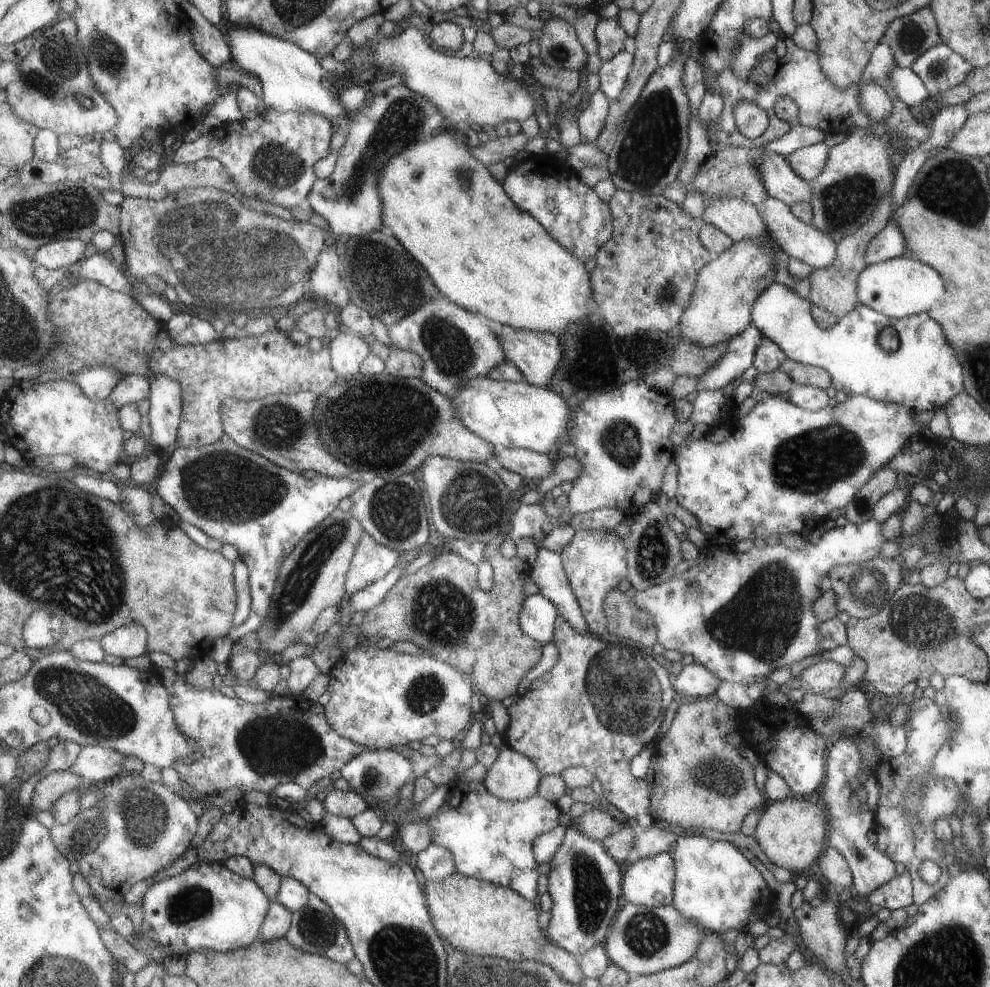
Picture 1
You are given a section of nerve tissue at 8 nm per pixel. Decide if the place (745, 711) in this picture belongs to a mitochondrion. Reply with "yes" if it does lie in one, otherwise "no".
no

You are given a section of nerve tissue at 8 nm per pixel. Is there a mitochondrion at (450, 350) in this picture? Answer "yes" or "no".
yes

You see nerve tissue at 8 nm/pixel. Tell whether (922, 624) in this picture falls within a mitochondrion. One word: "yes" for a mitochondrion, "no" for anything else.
yes

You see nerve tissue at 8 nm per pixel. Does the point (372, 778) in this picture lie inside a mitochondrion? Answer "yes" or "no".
yes

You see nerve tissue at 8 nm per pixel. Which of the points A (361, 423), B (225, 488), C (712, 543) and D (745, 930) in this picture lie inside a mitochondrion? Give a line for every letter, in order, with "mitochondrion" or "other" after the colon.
A: other
B: mitochondrion
C: other
D: other

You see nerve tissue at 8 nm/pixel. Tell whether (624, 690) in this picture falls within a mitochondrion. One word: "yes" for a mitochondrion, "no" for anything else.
yes

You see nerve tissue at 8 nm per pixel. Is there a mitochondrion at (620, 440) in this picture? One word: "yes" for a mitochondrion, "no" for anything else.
yes

